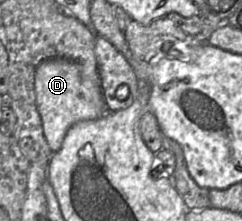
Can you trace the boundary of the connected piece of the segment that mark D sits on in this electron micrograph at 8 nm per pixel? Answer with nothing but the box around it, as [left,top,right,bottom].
[35,59,107,153]

